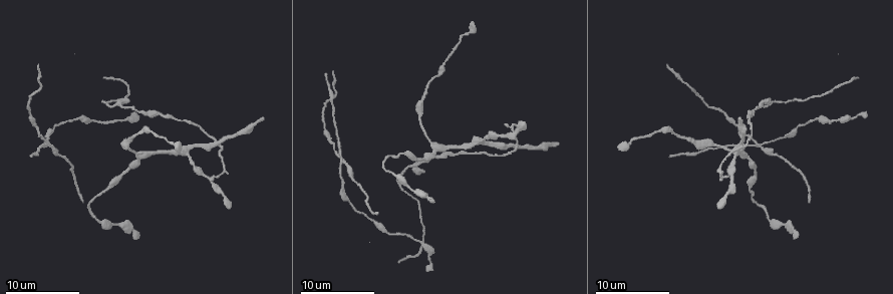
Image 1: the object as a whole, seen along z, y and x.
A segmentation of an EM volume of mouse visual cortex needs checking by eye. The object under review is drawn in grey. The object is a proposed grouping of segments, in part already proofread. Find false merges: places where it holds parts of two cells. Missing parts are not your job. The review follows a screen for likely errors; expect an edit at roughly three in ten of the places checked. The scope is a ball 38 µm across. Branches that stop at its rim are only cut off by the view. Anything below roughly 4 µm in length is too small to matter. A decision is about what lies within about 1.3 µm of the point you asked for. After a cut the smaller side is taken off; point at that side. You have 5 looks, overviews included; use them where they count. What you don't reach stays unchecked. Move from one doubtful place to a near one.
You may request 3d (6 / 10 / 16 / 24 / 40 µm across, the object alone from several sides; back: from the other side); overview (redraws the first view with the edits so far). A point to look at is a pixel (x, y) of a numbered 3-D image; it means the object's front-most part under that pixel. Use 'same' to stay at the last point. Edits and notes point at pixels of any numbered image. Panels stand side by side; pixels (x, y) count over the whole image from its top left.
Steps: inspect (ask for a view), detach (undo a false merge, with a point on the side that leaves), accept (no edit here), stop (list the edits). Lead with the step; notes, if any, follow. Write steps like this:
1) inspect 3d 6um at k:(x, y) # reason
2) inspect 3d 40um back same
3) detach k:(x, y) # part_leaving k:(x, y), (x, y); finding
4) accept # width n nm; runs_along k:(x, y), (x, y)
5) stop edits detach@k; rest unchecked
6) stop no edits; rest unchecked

inspect 3d 6um at 1:(743, 141) # looks like a crossing

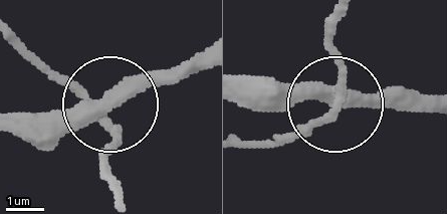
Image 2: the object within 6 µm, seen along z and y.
accept # one cell here

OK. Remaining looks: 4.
inspect 3d 10um at 1:(114, 106) # side arm on a straight run

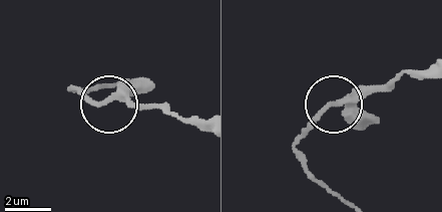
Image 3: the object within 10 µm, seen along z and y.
accept # width 240 nm; all the same cell

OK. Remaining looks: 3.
inspect 3d 6um at 1:(47, 141) # four arms meet

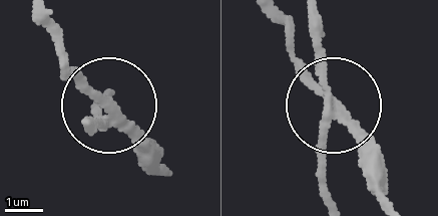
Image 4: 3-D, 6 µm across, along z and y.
accept # width 220 nm; runs_along 4:(332, 201), (322, 172), (329, 112), (377, 160); all the same cell

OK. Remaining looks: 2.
stop no edits; rest unchecked

